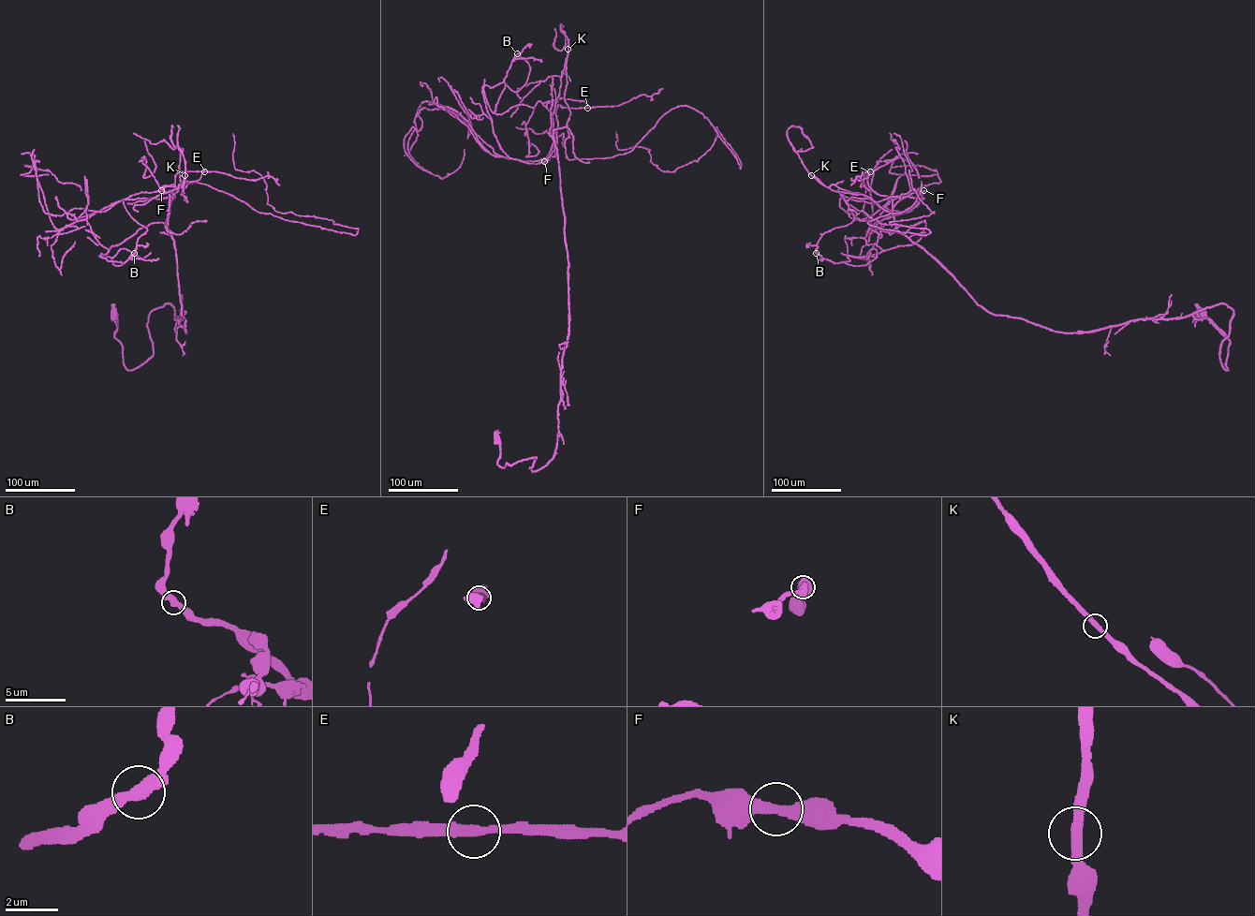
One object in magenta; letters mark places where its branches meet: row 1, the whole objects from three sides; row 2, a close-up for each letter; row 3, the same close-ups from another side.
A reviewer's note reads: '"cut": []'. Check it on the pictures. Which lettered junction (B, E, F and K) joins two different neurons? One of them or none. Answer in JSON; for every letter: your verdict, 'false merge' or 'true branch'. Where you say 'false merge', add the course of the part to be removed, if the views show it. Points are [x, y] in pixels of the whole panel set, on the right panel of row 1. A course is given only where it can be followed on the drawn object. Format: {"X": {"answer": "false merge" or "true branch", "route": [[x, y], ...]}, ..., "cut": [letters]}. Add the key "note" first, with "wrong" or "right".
{"note": "right", "B": {"answer": "true branch"}, "E": {"answer": "true branch"}, "F": {"answer": "true branch"}, "K": {"answer": "true branch"}, "cut": []}

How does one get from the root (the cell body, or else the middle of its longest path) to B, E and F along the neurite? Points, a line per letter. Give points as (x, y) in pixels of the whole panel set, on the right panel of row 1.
B: (1200, 316), (1227, 370), (1224, 303), (1058, 332), (980, 306), (905, 234), (925, 222), (816, 253)
E: (1200, 316), (1230, 341), (1227, 370), (1224, 303), (1070, 332), (991, 314), (898, 231), (870, 171)
F: (1200, 316), (1230, 341), (1227, 370), (1224, 303), (1070, 332), (991, 314), (898, 230), (893, 207), (923, 190)

